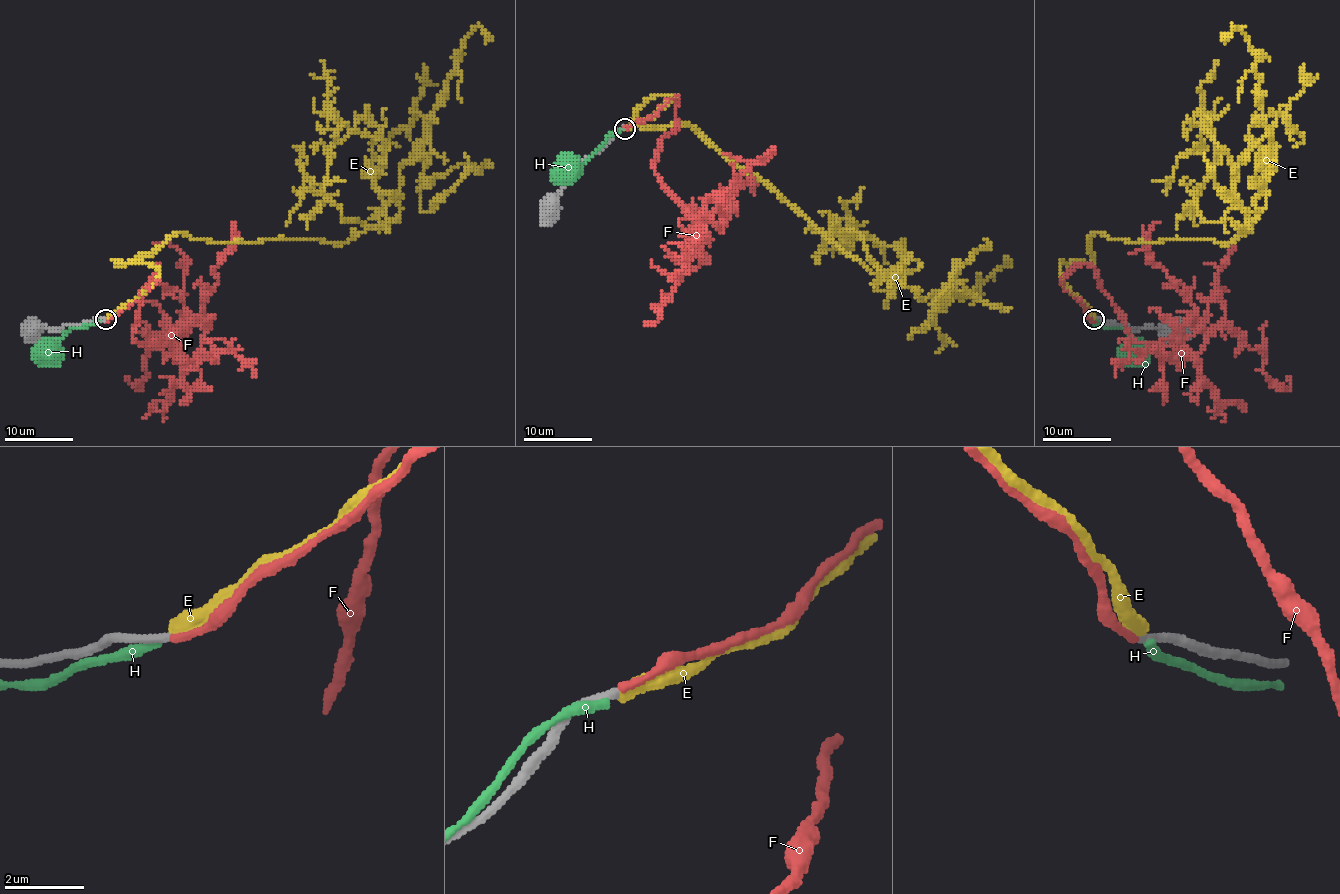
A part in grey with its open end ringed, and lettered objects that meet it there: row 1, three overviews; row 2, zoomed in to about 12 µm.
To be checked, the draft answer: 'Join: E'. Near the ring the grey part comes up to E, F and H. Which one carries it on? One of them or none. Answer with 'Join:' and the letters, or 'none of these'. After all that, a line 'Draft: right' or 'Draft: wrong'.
Join: none of these
Draft: wrong

